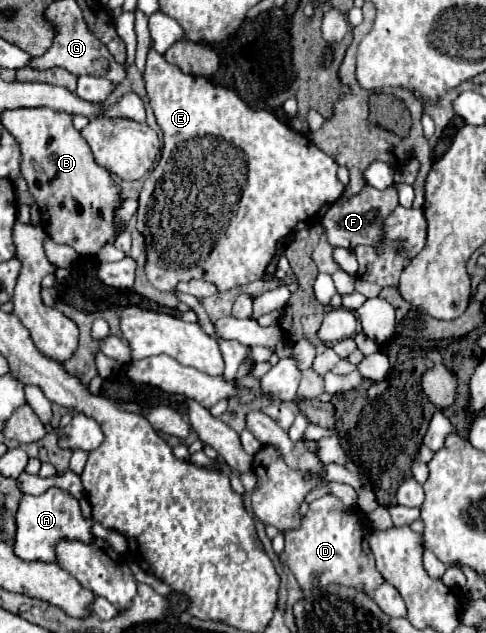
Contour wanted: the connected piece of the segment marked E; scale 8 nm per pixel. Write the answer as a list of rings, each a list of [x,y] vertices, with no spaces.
[[[154,48],[148,50],[144,82],[146,82],[146,92],[148,92],[148,98],[150,98],[150,106],[154,110],[154,116],[158,120],[160,130],[164,132],[164,148],[162,148],[160,164],[148,174],[148,178],[144,182],[144,188],[140,192],[140,208],[150,210],[150,212],[136,212],[136,218],[138,218],[136,228],[144,234],[146,244],[148,244],[148,264],[146,264],[148,280],[158,290],[176,290],[178,282],[198,278],[198,280],[212,282],[220,292],[224,292],[224,290],[230,290],[230,288],[236,288],[236,286],[242,286],[246,282],[262,278],[266,266],[270,264],[270,260],[276,254],[276,242],[280,238],[296,232],[296,230],[318,224],[320,218],[326,214],[326,210],[342,196],[344,184],[336,178],[336,172],[338,172],[336,160],[330,158],[328,154],[324,154],[320,148],[316,148],[304,134],[300,134],[300,132],[292,130],[290,126],[282,124],[271,111],[265,109],[253,110],[238,96],[236,90],[214,86],[204,76],[184,74],[178,66],[164,62],[164,58]]]

